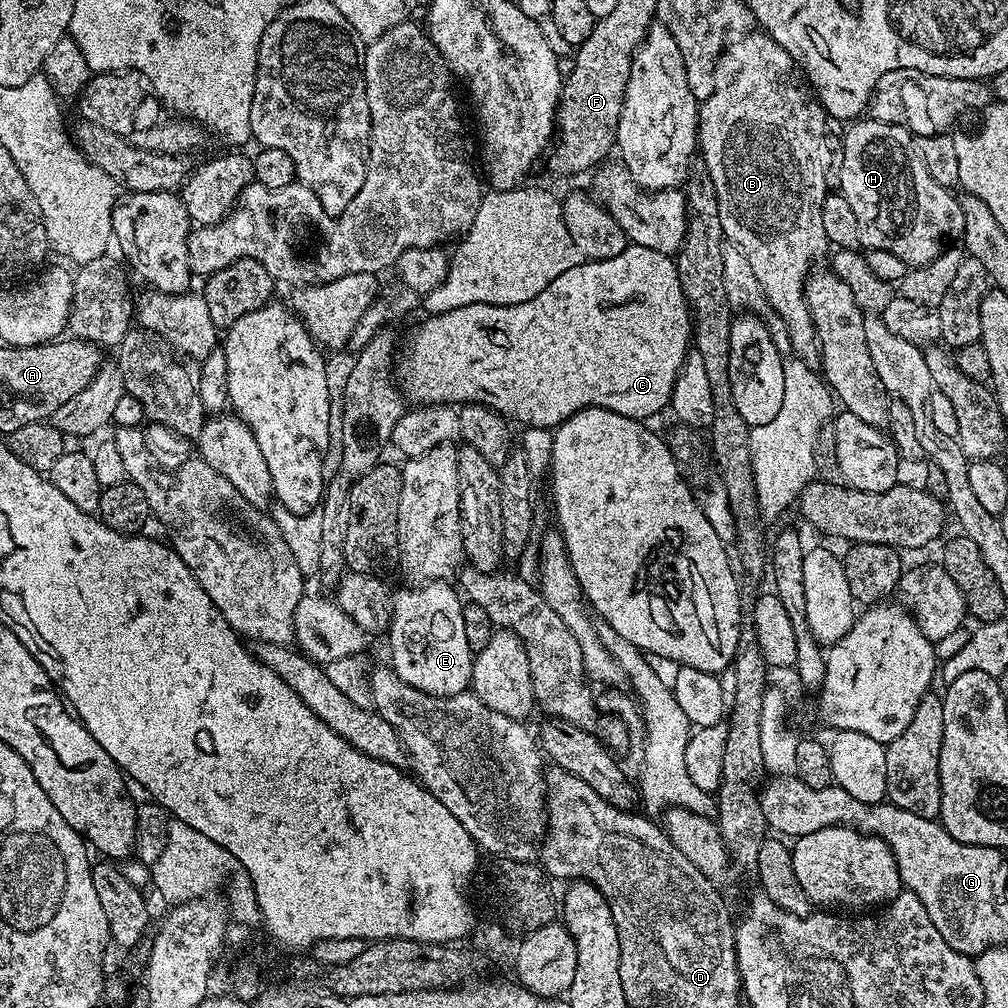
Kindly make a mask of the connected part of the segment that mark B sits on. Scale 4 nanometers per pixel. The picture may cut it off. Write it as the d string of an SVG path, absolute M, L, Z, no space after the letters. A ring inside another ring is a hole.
M763 30L755 31L750 33L749 36L742 37L741 40L734 41L735 39L733 39L718 58L714 70L714 90L710 94L710 98L703 100L698 108L698 152L701 157L704 155L702 163L705 170L710 174L710 182L714 182L714 190L718 194L718 218L722 222L725 241L731 247L740 248L742 254L746 254L750 267L753 268L754 274L758 277L758 286L762 286L762 290L766 294L768 305L772 307L773 312L780 315L782 322L786 322L786 330L790 330L793 353L812 366L817 363L818 349L816 347L814 322L804 297L804 284L813 271L814 265L812 263L824 251L827 253L830 248L826 238L826 229L822 227L822 202L824 197L829 195L830 189L826 178L822 174L821 160L818 155L822 138L826 135L826 128L824 128L826 113L820 101L816 99L816 94L812 91L812 85L809 84L800 67L794 62L794 58L790 58L790 54L786 54L786 50L782 50L782 46L778 46L778 42L774 42L774 38L769 36L767 32Z

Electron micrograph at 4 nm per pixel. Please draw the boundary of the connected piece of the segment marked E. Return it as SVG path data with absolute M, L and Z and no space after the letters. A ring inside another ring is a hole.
M434 580L419 586L408 586L390 600L390 623L386 629L388 644L392 647L390 667L402 678L410 682L414 690L422 690L431 696L453 696L469 691L472 682L472 662L474 653L470 642L466 642L466 629L462 623L464 604L455 587L443 580Z

